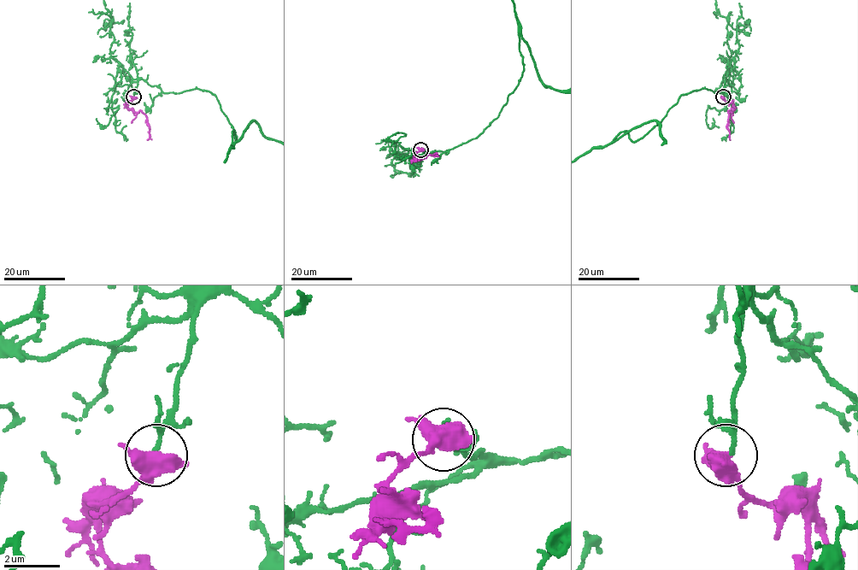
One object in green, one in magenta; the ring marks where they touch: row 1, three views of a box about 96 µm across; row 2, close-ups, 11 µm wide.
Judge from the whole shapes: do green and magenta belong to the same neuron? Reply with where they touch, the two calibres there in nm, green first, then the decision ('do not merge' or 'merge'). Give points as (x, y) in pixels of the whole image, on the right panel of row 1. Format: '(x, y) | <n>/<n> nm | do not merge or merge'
(723, 96) | 110/600 nm | merge

